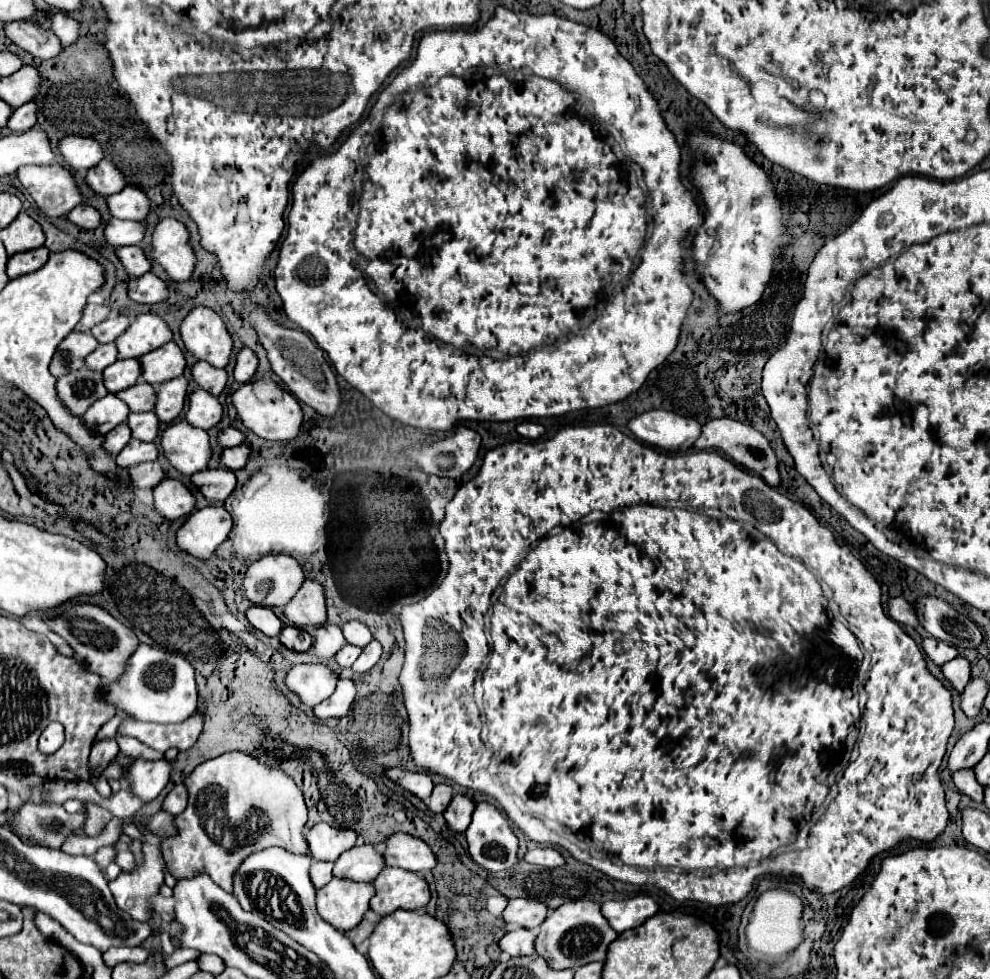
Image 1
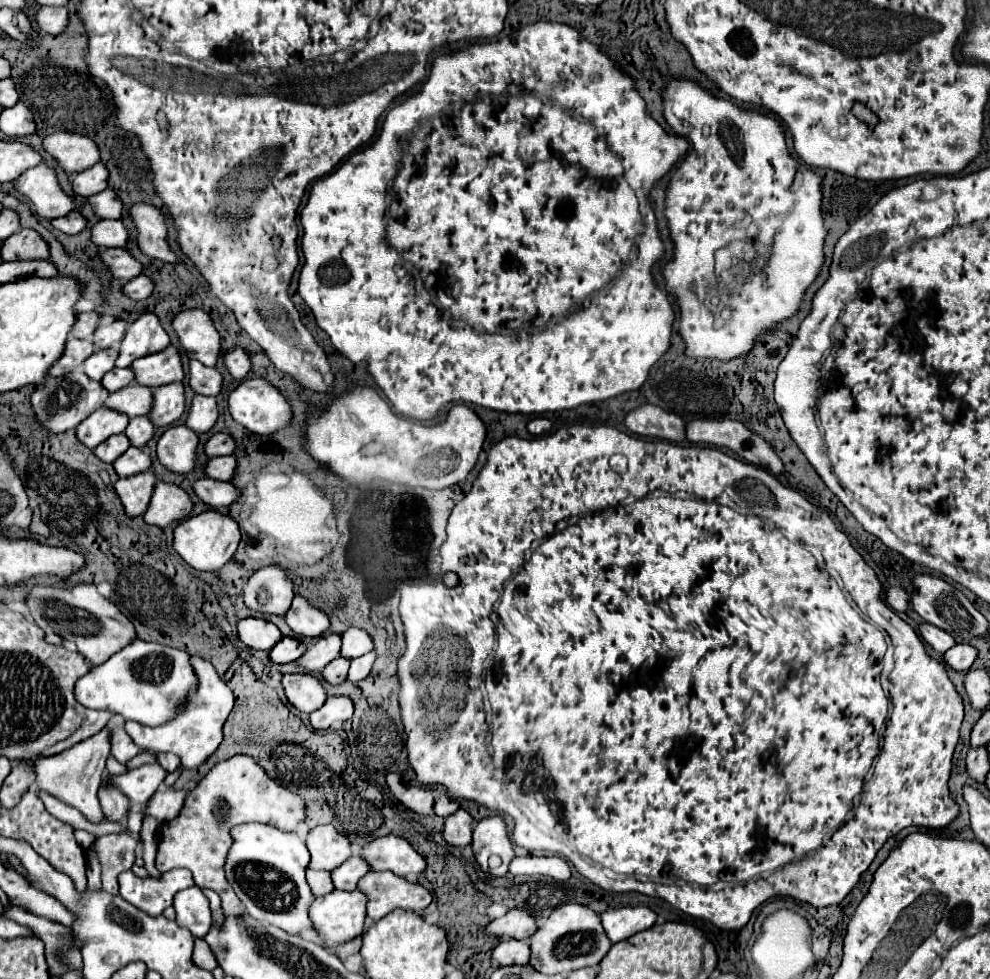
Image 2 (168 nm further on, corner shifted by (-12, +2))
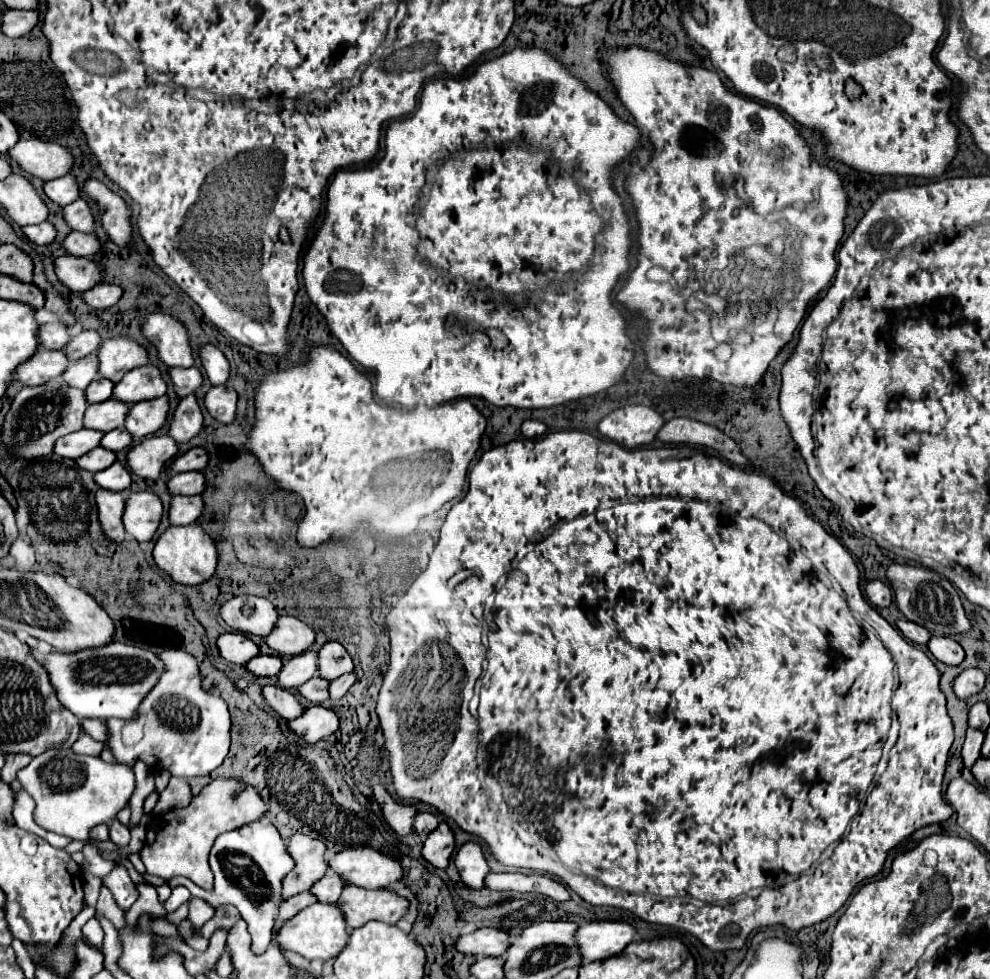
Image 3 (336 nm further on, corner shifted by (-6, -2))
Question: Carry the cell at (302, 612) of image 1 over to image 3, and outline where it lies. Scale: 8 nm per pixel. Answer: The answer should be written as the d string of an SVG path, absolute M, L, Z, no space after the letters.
M289 615L279 617L273 631L265 637L265 643L277 655L299 655L307 651L313 645L313 641L315 641L313 629Z

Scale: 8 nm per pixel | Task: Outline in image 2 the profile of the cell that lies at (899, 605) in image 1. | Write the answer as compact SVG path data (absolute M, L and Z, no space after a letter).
M889 587L887 589L887 605L897 611L897 613L905 613L909 611L909 593L903 587Z

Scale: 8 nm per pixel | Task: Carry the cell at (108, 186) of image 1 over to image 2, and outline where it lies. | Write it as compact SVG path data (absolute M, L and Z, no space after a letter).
M97 163L73 177L73 191L83 197L91 197L107 189L107 181L109 181L107 167L103 163Z

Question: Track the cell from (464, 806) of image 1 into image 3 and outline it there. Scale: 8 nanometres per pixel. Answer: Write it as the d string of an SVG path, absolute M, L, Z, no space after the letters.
M439 823L439 827L427 835L423 843L423 859L437 869L447 869L451 853L455 849L455 837L447 823Z

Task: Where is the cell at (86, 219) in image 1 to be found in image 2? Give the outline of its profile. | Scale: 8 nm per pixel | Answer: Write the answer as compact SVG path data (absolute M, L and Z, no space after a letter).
M71 211L71 215L65 215L65 217L59 217L59 219L53 219L51 225L67 235L77 235L81 233L85 227L87 227L87 219L79 213L79 211Z

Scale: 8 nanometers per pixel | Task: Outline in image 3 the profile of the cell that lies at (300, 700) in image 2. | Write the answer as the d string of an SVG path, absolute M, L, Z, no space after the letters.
M263 687L261 689L261 695L263 695L263 699L269 703L269 707L277 713L277 715L281 715L283 719L287 719L287 721L291 721L291 719L297 719L305 709L303 709L303 705L299 703L299 699L295 697L295 695L291 695L291 693L287 693L285 689L281 689L281 687Z

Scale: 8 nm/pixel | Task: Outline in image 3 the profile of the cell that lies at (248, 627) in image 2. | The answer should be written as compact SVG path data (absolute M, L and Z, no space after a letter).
M225 633L217 639L217 649L219 655L235 665L245 665L249 659L259 655L259 647L241 633Z

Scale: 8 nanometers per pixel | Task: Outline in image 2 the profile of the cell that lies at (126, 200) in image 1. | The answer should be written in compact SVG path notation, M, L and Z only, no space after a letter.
M105 189L99 195L89 197L89 203L93 205L95 213L101 219L121 219L123 217L123 201L113 189Z

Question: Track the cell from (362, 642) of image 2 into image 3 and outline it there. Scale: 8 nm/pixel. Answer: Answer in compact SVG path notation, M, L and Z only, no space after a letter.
M329 641L325 643L319 653L319 665L317 665L317 673L321 679L337 679L341 677L343 673L349 673L353 671L353 661L349 657L349 653L345 651L345 647L337 641Z

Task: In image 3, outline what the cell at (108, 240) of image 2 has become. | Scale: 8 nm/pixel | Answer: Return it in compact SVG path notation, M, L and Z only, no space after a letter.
M71 231L71 233L63 239L63 249L65 249L67 255L91 257L93 253L99 251L99 239L97 239L95 233Z

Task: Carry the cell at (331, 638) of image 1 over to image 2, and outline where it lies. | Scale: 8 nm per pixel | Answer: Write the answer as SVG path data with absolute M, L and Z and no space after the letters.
M325 633L315 639L313 645L297 659L297 663L307 673L319 673L341 653L341 635L339 633Z

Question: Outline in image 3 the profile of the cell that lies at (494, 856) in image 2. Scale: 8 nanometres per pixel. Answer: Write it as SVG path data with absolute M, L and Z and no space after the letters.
M467 841L455 855L455 865L459 871L459 877L463 881L463 885L471 887L471 889L481 889L483 887L483 879L489 873L487 861L483 857L483 849L481 845L477 845L475 841Z

